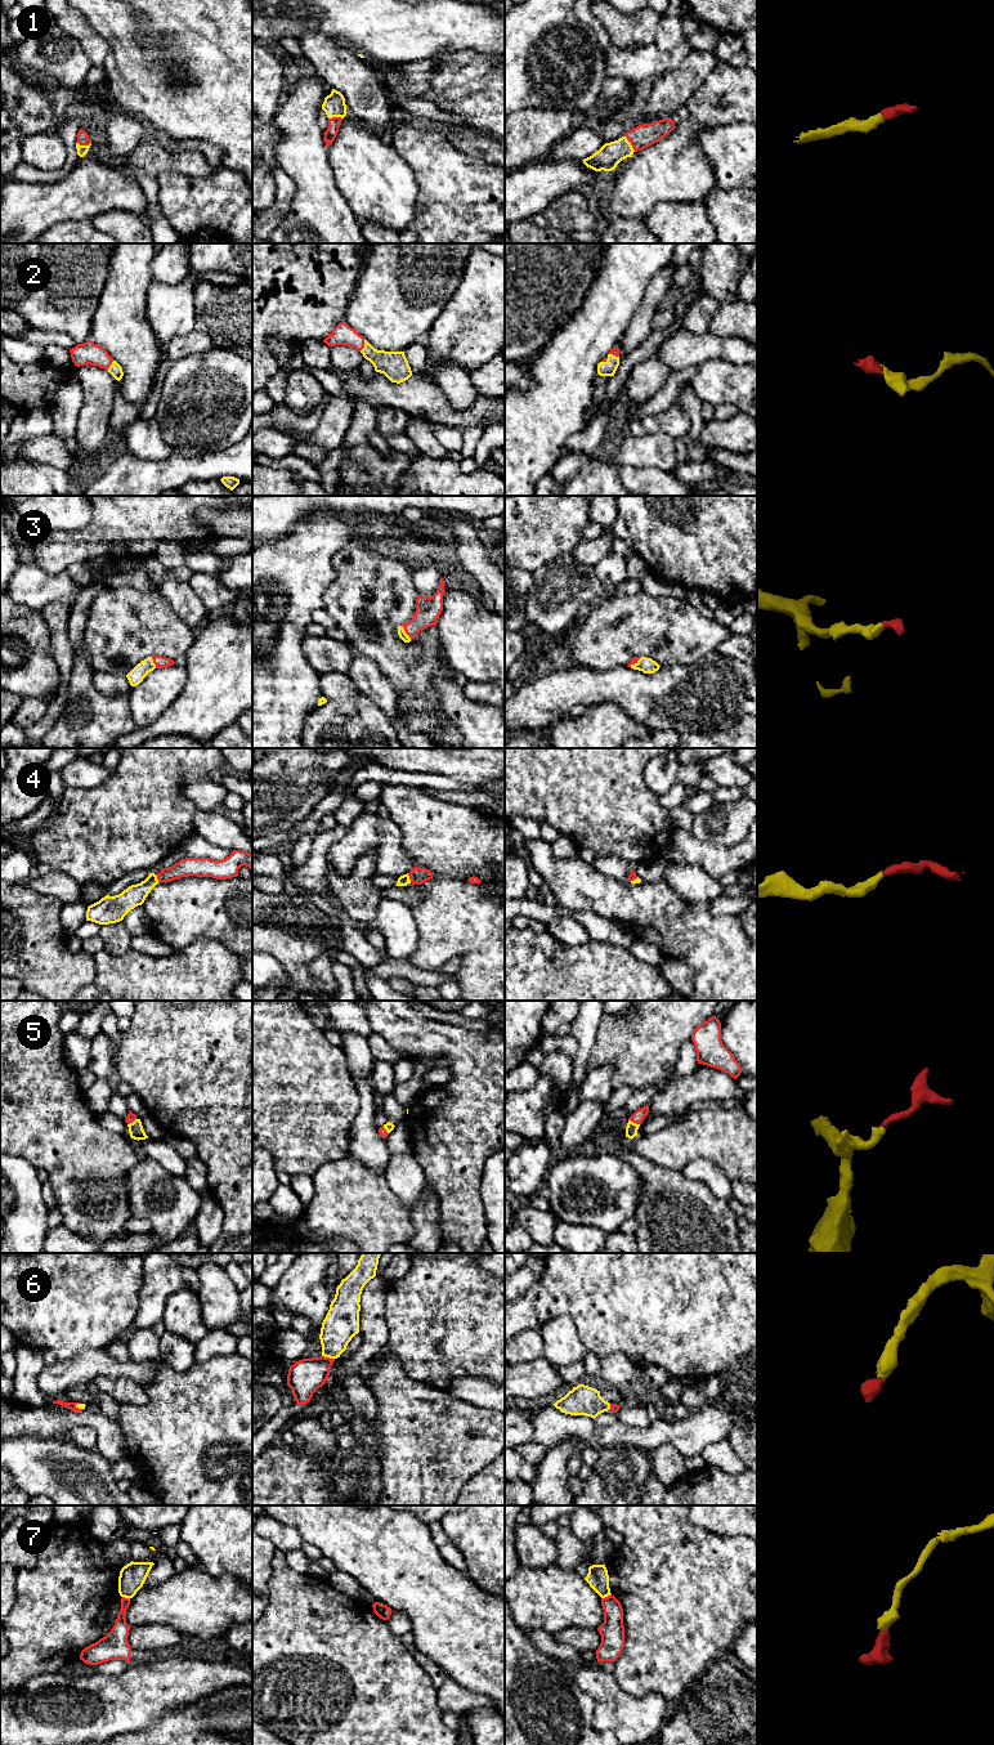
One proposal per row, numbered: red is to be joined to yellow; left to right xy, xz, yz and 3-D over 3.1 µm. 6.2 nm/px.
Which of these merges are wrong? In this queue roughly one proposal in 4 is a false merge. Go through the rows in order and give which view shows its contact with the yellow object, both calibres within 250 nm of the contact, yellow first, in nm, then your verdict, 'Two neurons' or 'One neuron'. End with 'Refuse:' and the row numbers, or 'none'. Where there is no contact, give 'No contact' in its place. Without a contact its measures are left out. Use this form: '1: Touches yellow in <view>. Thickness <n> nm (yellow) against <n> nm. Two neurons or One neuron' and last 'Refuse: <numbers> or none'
1: Touches yellow in yz. Thickness 150 nm (yellow) against 140 nm. One neuron
2: Touches yellow in xz. Thickness 170 nm (yellow) against 140 nm. One neuron
3: Touches yellow in xz. Thickness 50 nm (yellow) against 160 nm. One neuron
4: Touches yellow in xz. Thickness 70 nm (yellow) against 100 nm. One neuron
5: Touches yellow in yz. Thickness 80 nm (yellow) against 80 nm. One neuron
6: Touches yellow in xz. Thickness 220 nm (yellow) against 220 nm. One neuron
7: Touches yellow in yz. Thickness 140 nm (yellow) against 160 nm. Two neurons
Refuse: 7

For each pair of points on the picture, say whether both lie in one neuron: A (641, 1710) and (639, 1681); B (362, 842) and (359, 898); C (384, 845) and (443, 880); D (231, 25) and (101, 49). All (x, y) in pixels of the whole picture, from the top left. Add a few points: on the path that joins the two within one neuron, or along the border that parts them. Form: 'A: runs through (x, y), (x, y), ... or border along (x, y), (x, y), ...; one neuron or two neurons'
A: border along (614, 1678), (630, 1694), (658, 1692), (667, 1701); two neurons
B: border along (377, 850), (366, 851), (346, 875), (335, 869); two neurons
C: border along (401, 833), (401, 845), (415, 866); two neurons
D: border along (89, 23), (107, 44), (107, 54), (102, 66); two neurons

